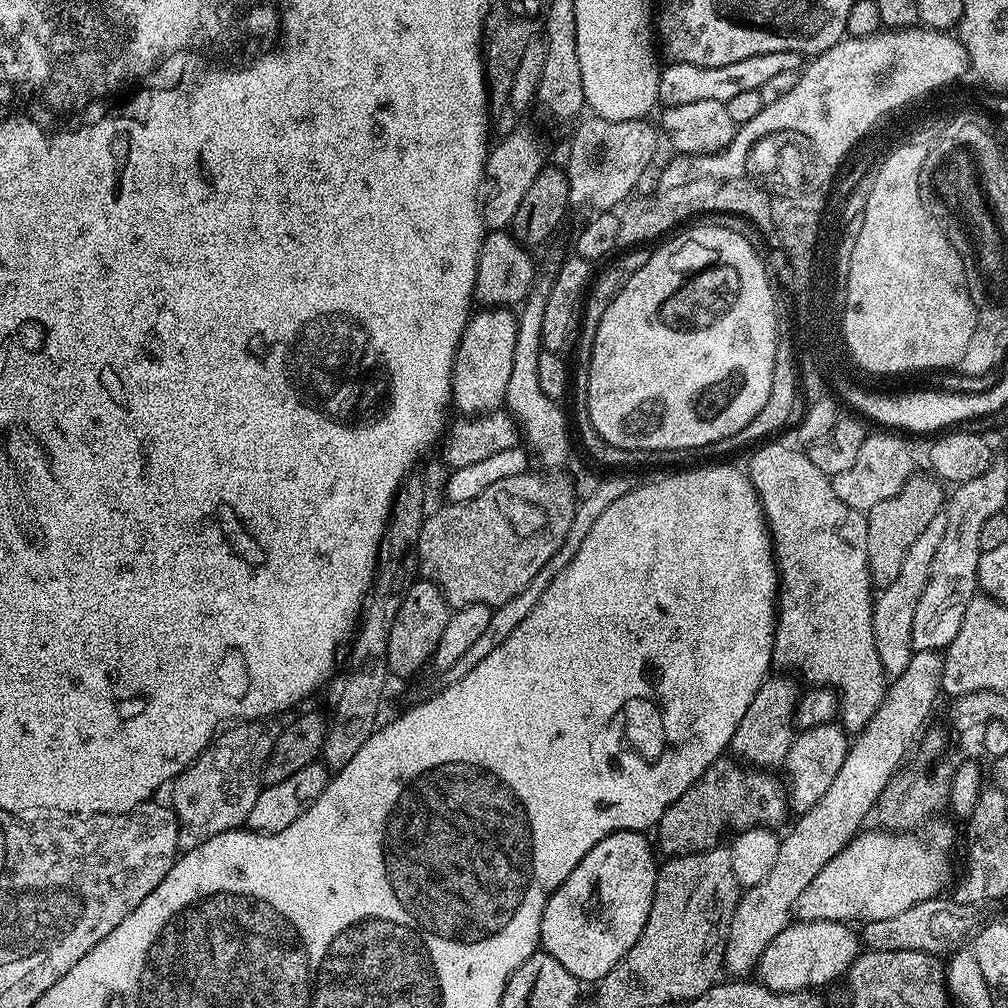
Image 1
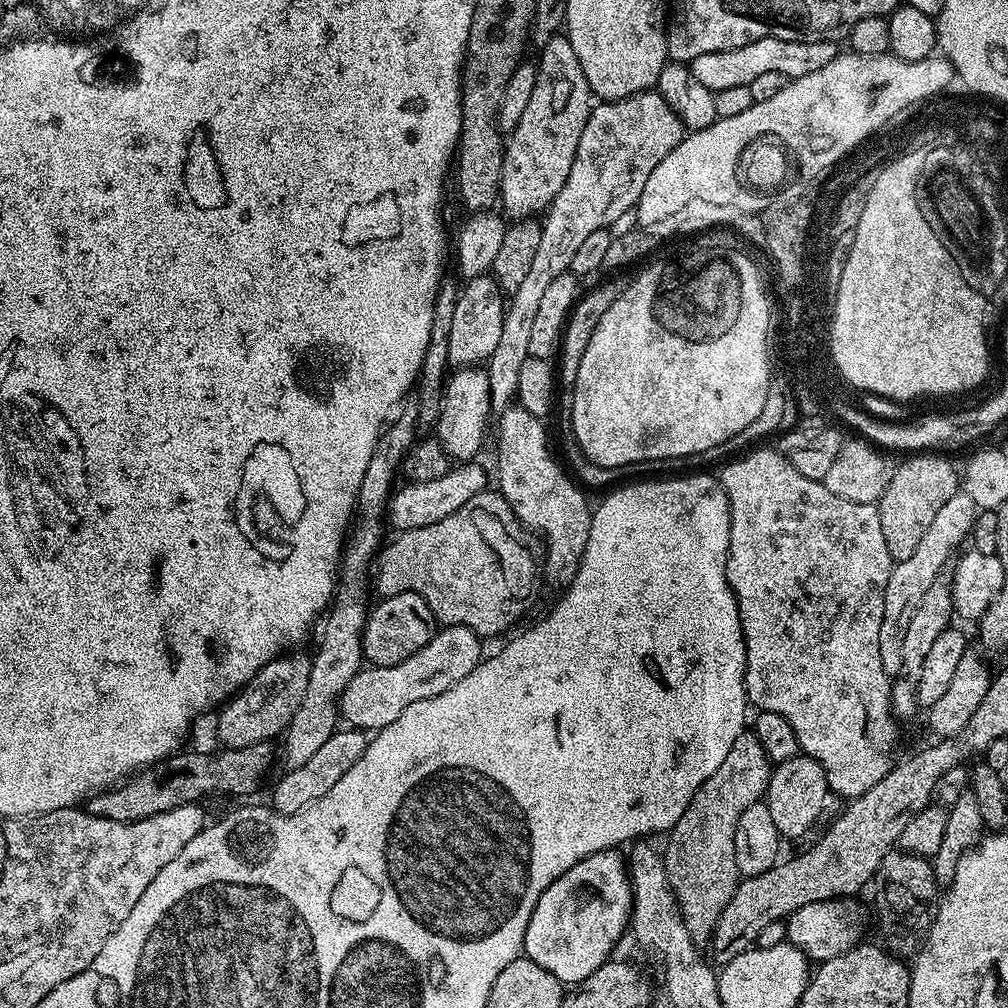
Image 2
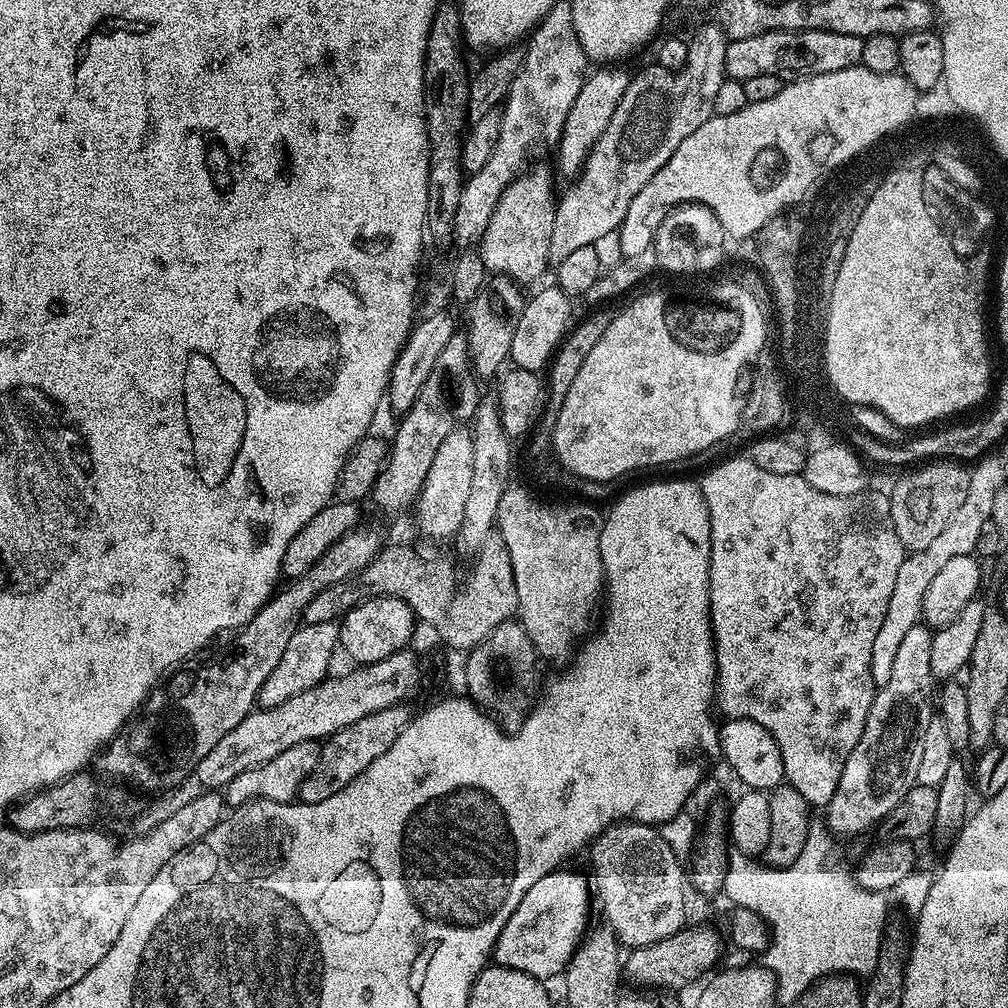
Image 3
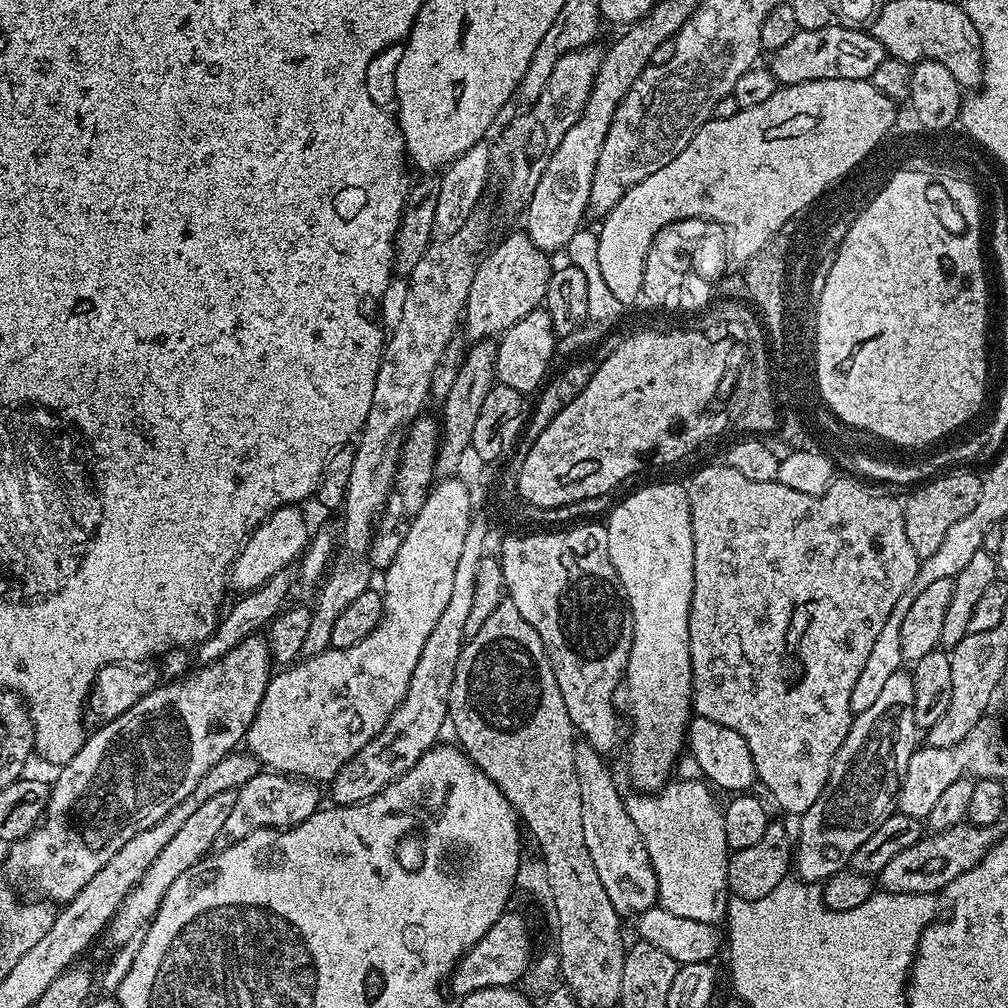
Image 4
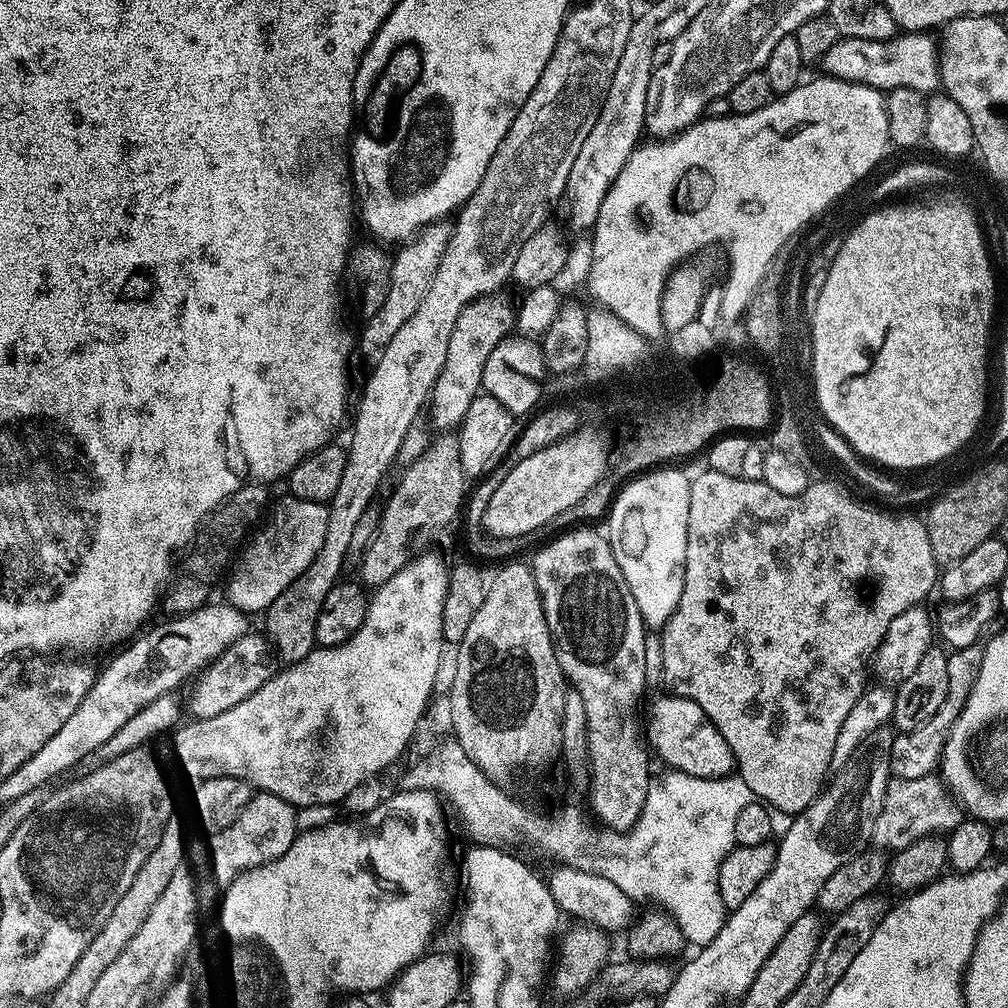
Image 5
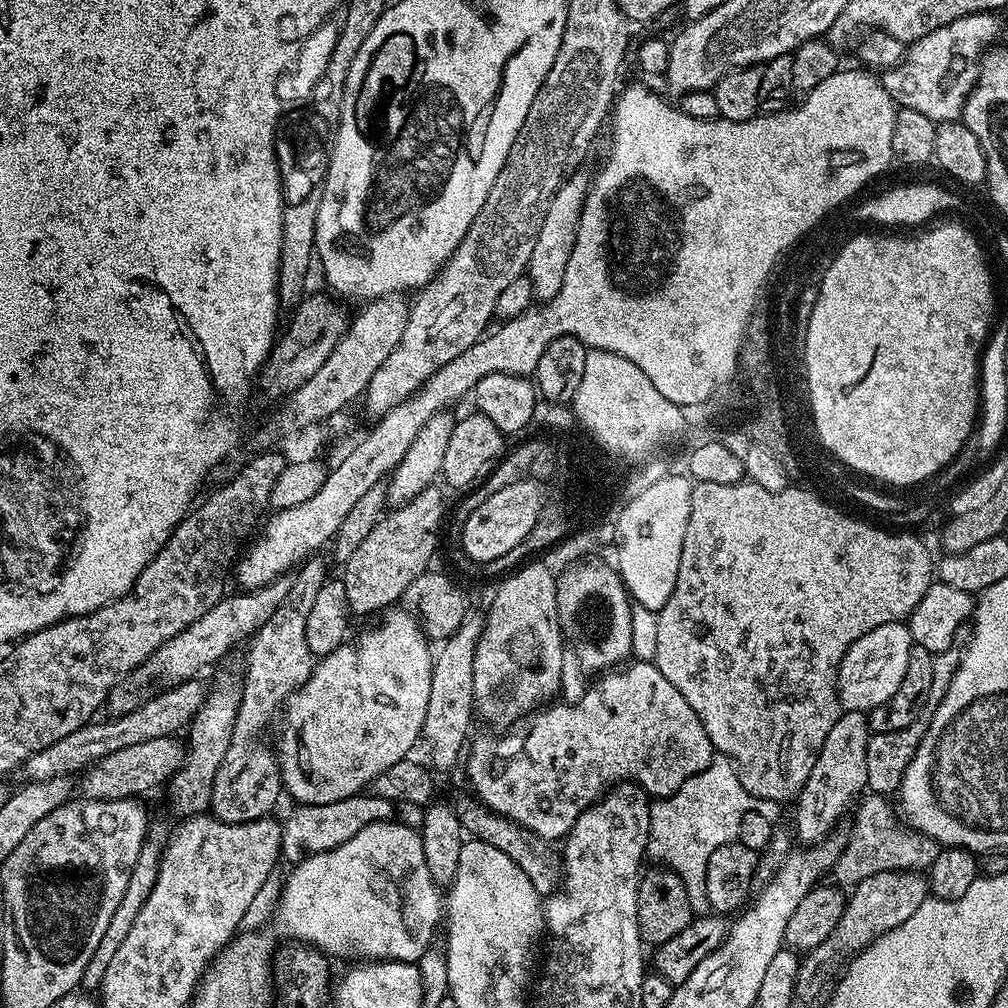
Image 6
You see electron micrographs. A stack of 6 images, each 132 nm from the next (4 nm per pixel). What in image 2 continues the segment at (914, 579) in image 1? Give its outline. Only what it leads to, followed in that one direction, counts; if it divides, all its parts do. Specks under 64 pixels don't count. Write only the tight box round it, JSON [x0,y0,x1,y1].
[878,490,977,678]

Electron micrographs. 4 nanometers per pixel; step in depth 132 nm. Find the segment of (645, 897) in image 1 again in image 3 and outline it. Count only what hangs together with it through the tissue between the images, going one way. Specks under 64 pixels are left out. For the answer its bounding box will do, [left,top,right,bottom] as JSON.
[494,871,590,981]

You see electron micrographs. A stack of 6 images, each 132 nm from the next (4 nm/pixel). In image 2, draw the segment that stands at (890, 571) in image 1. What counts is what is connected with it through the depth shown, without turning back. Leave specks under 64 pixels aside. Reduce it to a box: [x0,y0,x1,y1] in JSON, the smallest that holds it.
[878,454,962,561]

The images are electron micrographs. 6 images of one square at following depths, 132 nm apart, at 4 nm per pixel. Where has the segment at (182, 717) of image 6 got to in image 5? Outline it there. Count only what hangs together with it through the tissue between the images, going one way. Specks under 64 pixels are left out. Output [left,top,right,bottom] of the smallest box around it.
[190,631,278,719]

